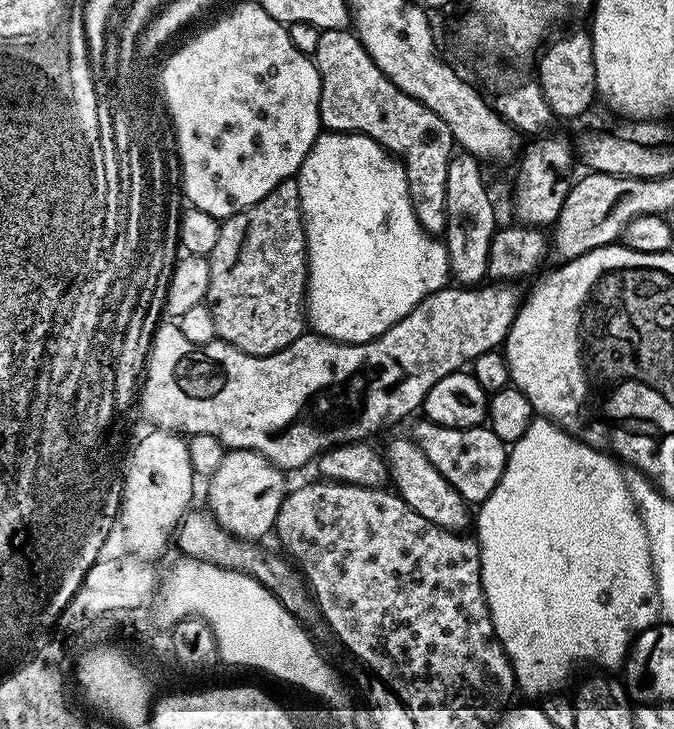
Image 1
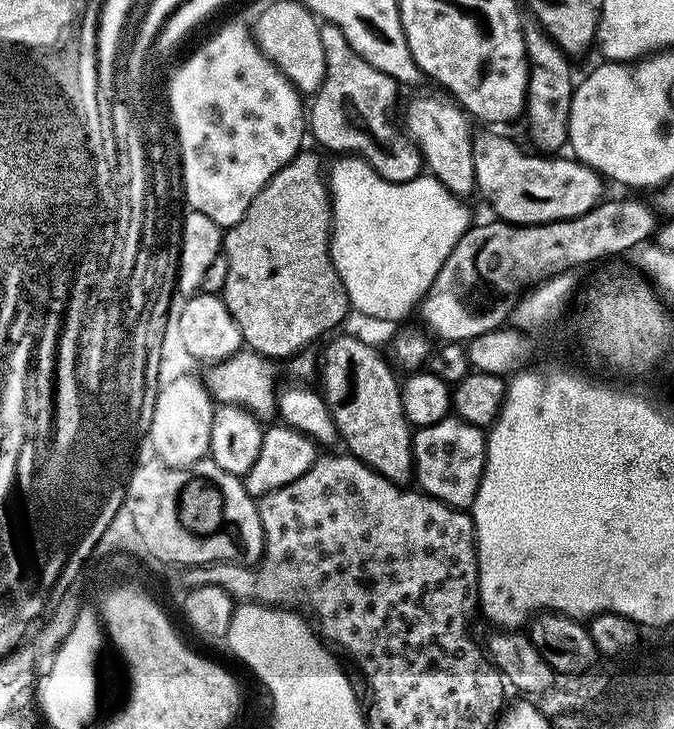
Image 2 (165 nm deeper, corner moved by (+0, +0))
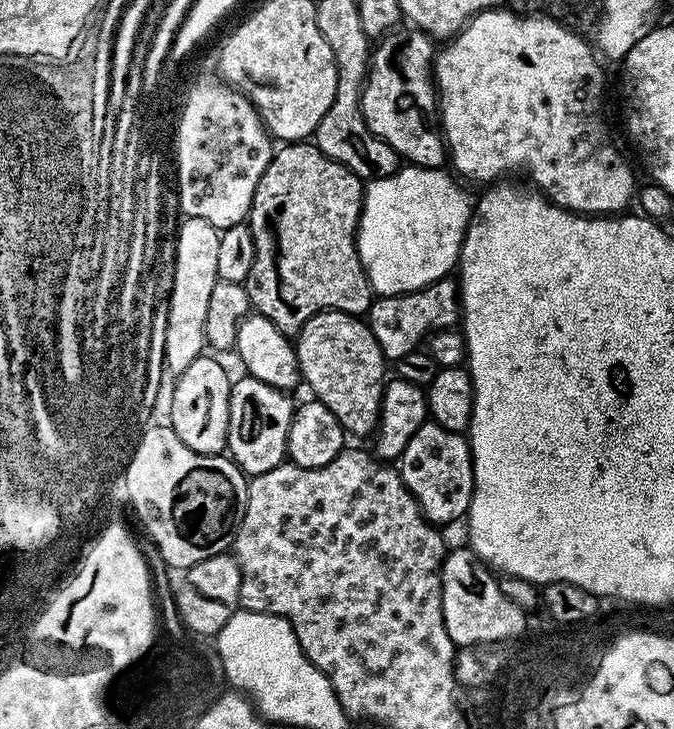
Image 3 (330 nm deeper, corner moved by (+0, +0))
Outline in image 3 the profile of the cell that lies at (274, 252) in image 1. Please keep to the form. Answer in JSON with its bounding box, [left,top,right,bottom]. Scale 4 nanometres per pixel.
[246,142,374,338]

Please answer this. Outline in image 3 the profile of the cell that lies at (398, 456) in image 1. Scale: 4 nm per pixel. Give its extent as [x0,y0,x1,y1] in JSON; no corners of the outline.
[294,312,386,437]

